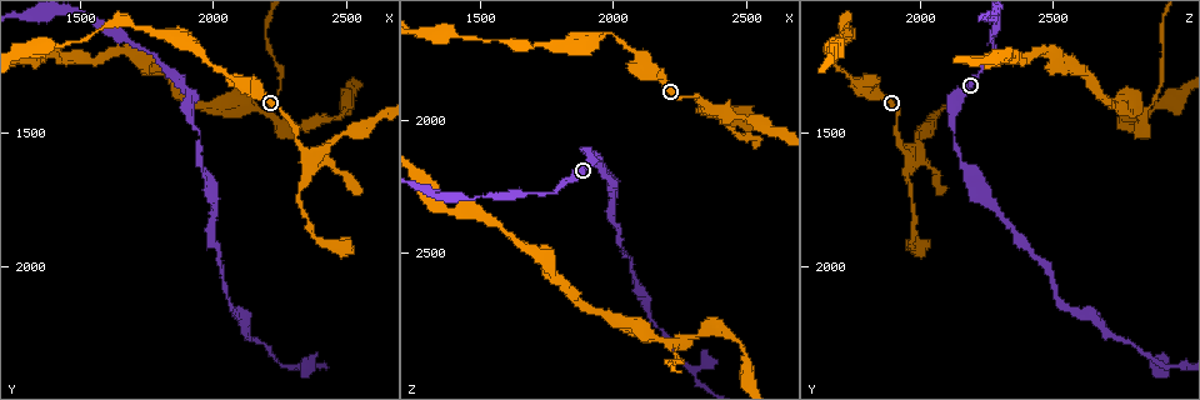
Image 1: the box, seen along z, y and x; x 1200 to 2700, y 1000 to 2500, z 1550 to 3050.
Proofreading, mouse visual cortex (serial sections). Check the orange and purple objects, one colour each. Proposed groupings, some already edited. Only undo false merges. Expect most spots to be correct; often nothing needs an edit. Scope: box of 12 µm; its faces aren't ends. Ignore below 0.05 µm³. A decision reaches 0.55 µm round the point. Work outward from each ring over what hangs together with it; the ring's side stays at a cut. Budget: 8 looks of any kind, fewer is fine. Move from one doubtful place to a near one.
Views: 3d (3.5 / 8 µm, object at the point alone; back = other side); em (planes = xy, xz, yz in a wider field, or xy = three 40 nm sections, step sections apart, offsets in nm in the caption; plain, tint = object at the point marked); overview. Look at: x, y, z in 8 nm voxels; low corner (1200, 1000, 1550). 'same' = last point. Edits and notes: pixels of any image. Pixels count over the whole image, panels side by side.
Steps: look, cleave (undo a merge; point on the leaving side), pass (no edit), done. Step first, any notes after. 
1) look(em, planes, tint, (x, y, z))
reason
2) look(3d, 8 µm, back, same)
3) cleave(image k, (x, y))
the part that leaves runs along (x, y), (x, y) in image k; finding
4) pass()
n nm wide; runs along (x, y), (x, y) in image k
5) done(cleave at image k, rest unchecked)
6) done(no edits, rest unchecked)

look(3d, 3.5 µm, (2380, 1600, 1970))
thick turns thin

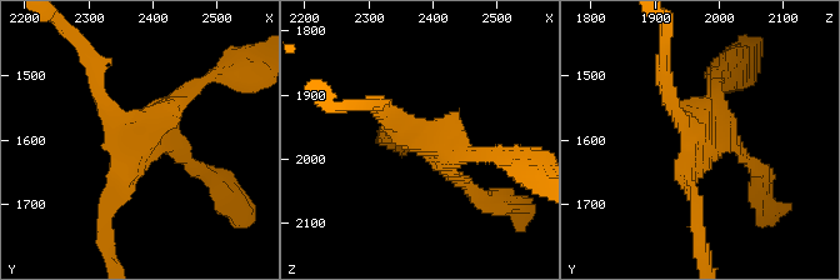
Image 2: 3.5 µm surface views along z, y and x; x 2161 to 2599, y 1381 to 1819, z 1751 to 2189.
look(em, xy, step 5, plain, (2365, 1595, 1965))
4 arms; arms of 150, 150, 200, 250 nm; need the tissue

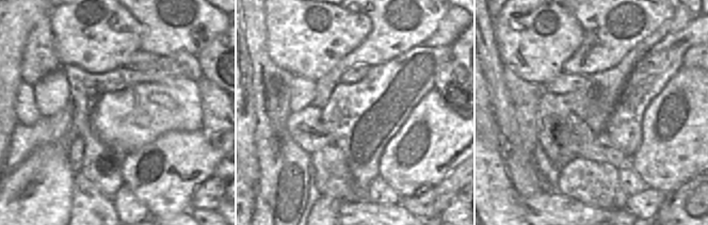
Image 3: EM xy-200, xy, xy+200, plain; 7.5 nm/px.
look(em, xy, step 5, tint, same)

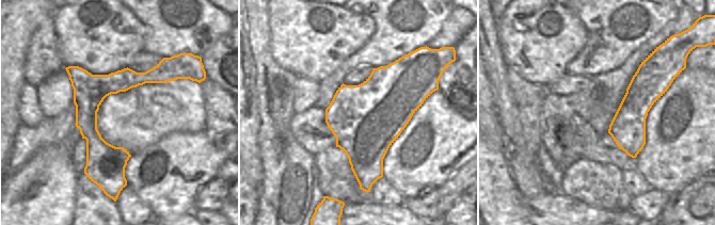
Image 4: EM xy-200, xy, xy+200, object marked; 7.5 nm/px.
pass()
runs along (376, 103), (408, 138), (476, 154) in image 2; all the same cell

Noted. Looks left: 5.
look(3d, 3.5 µm, (1580, 1100, 1700))
sudden change in width

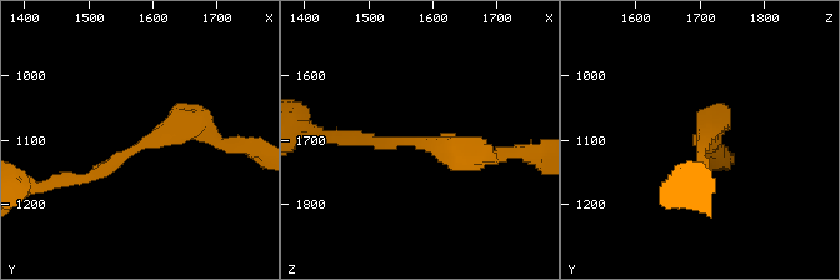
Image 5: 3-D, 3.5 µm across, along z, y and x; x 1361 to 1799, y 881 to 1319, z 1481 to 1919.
look(em, xy, step 2, tint, (1595, 1095, 1705))
arms of 150, 250 nm

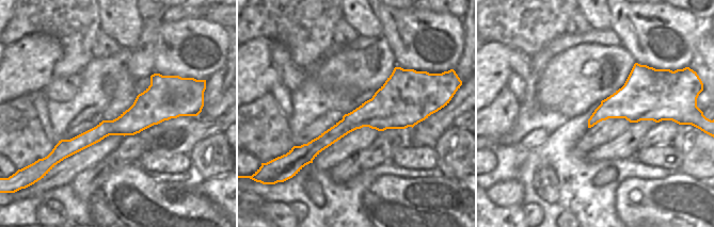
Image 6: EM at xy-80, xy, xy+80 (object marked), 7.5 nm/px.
look(em, xy, step 5, tint, same)
cut it another way

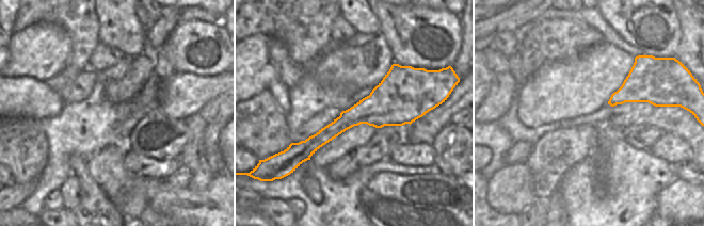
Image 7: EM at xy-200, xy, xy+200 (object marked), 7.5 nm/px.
pass()
300 nm wide; runs along (216, 143), (179, 124), (75, 181) in image 5; one cell here

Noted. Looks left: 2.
done(no edits, rest unchecked)

